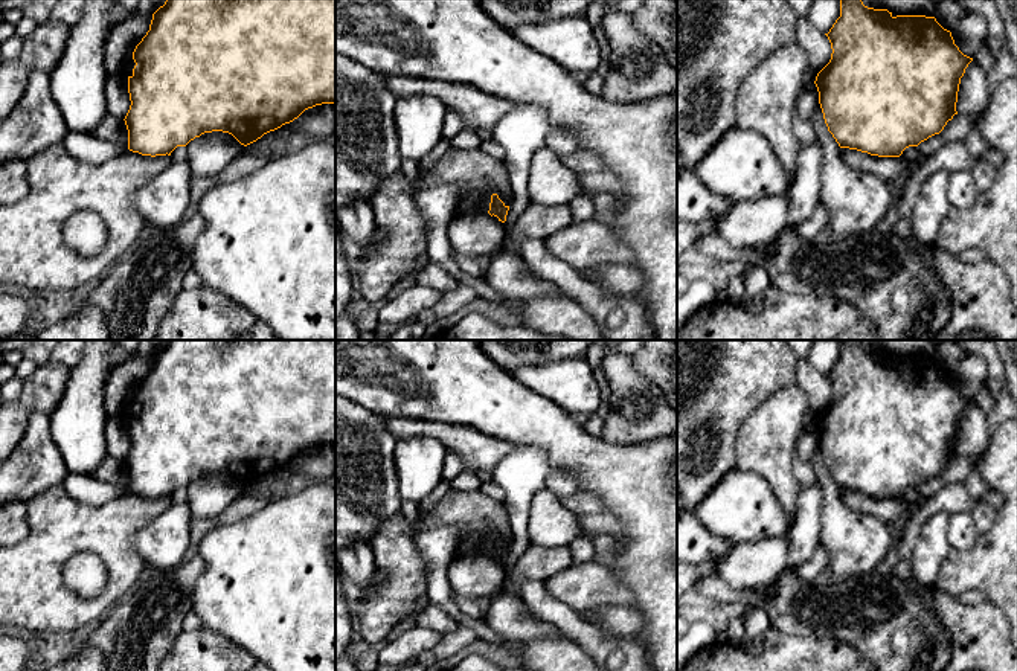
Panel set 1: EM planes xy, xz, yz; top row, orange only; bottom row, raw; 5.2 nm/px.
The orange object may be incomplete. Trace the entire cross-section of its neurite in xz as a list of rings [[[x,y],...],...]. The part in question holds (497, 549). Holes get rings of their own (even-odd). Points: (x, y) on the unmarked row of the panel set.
[[[497,535],[491,537],[489,552],[488,555],[497,558],[499,563],[505,564],[508,557],[509,547],[506,547]]]

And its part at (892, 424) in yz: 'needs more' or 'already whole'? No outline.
already whole

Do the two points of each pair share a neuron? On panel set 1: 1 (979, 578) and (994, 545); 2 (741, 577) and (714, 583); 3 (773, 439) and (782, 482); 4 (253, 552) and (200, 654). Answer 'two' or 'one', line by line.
1: one
2: two
3: one
4: two

